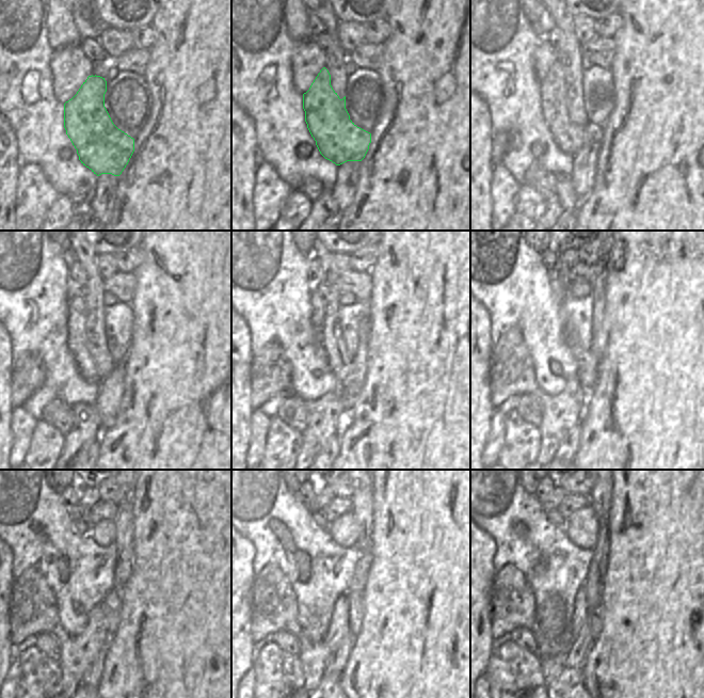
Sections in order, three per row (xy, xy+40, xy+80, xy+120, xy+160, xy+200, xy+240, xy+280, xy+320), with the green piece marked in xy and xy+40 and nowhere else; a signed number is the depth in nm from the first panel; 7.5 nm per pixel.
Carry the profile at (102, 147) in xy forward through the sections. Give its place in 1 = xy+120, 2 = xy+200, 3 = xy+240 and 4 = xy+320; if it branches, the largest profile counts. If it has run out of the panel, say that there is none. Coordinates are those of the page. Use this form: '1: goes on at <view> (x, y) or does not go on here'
1: goes on at xy+120 (77, 343)
2: goes on at xy+200 (561, 291)
3: goes on at xy+240 (82, 526)
4: goes on at xy+320 (554, 516)

